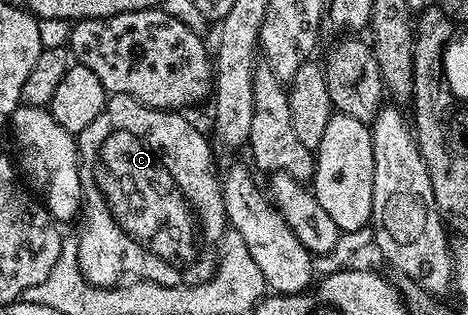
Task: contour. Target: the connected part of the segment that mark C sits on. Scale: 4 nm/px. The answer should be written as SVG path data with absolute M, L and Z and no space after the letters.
M110 94L99 117L76 136L81 165L80 214L83 219L85 215L85 224L75 242L79 269L93 287L115 287L126 277L174 287L195 285L213 276L215 248L227 234L221 184L218 172L213 172L213 151L204 133L181 115L148 107L130 95Z

